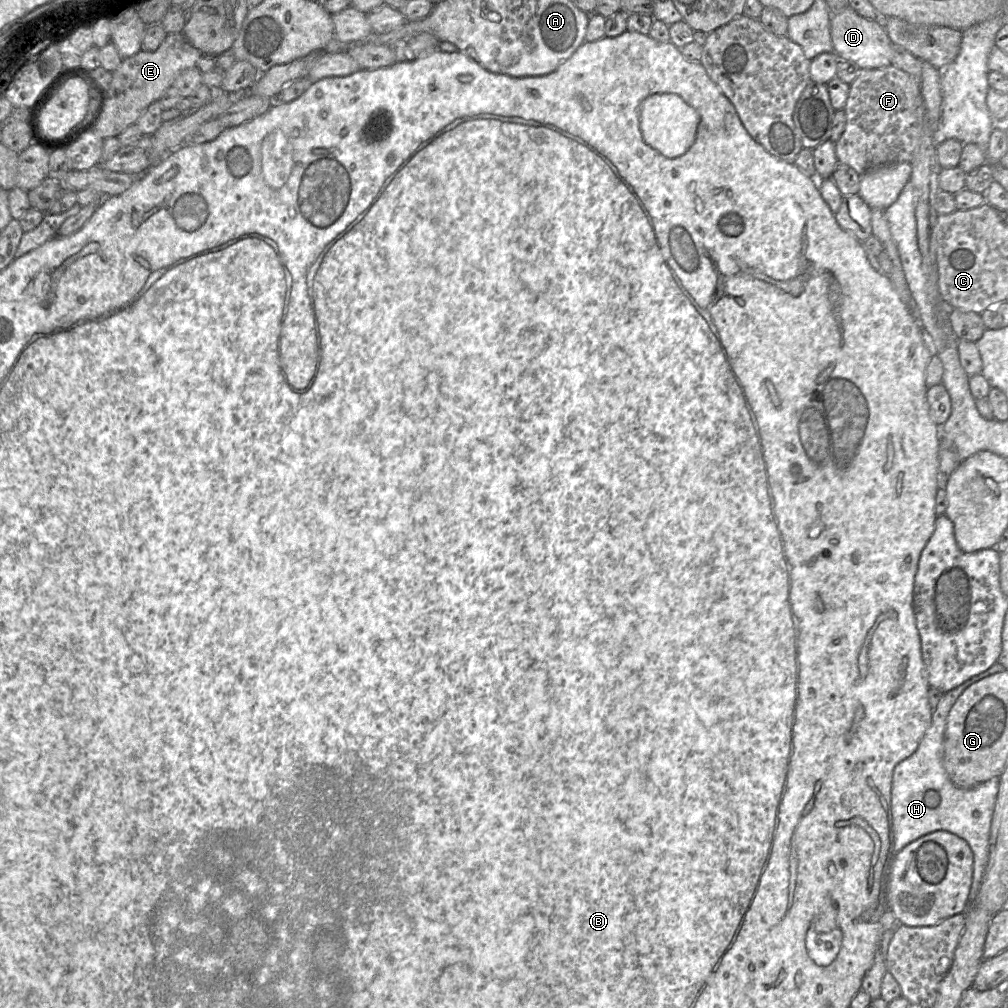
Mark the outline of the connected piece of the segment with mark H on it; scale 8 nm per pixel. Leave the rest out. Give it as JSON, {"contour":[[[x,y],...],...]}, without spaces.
{"contour":[[[996,662],[986,671],[971,677],[963,684],[948,691],[932,714],[932,722],[917,750],[894,768],[891,810],[894,825],[892,854],[897,854],[908,844],[922,836],[942,830],[964,839],[974,857],[970,903],[977,897],[985,869],[989,861],[989,840],[993,812],[999,791],[999,777],[992,778],[971,789],[956,786],[950,779],[944,764],[944,734],[948,714],[963,691],[970,685],[1006,668]]]}

